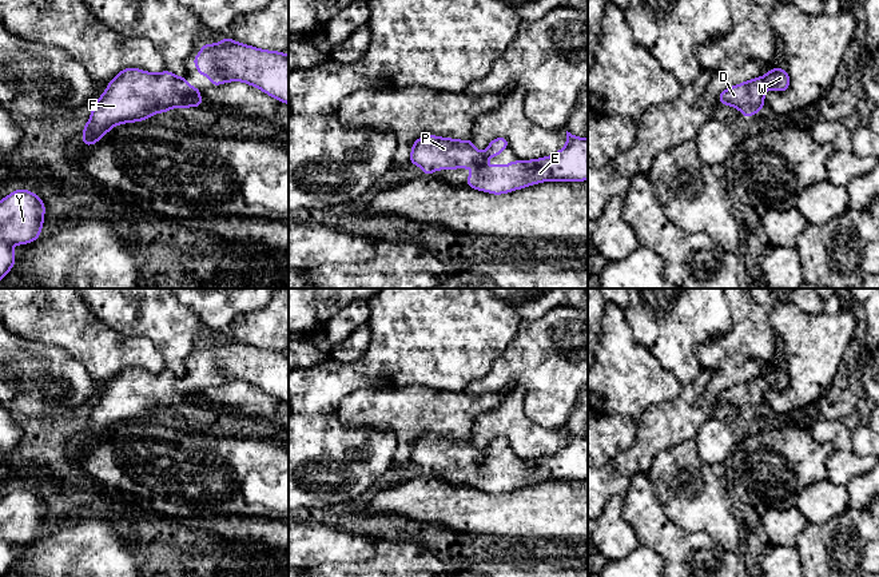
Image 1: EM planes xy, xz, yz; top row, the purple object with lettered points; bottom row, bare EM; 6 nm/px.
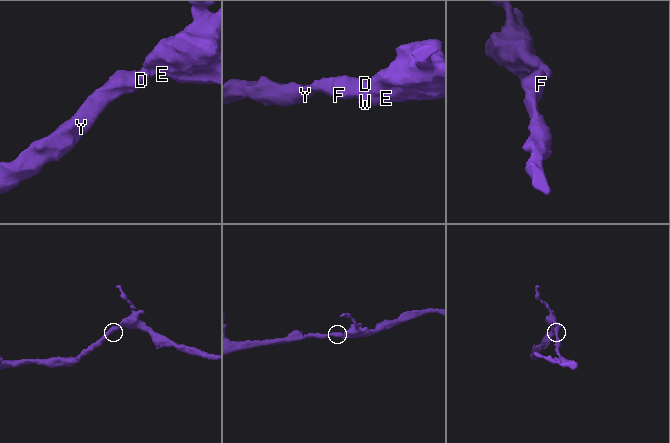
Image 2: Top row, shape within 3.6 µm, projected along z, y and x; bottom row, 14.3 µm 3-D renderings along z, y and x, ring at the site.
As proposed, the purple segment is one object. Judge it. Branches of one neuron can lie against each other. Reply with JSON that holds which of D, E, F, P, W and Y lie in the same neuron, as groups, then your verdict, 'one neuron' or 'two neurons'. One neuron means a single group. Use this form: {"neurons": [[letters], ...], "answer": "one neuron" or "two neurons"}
{"neurons": [["D", "E", "F", "P", "W", "Y"]], "answer": "one neuron"}

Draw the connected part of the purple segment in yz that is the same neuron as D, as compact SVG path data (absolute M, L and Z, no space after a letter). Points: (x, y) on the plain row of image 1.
M775 365L773 369L761 377L751 378L724 389L719 394L719 401L724 405L736 406L748 418L763 409L764 394L768 387L785 391L788 385L788 371Z

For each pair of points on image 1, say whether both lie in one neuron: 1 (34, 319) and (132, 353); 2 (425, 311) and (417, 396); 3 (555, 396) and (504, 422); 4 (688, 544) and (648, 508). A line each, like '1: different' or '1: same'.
1: same
2: different
3: different
4: same

